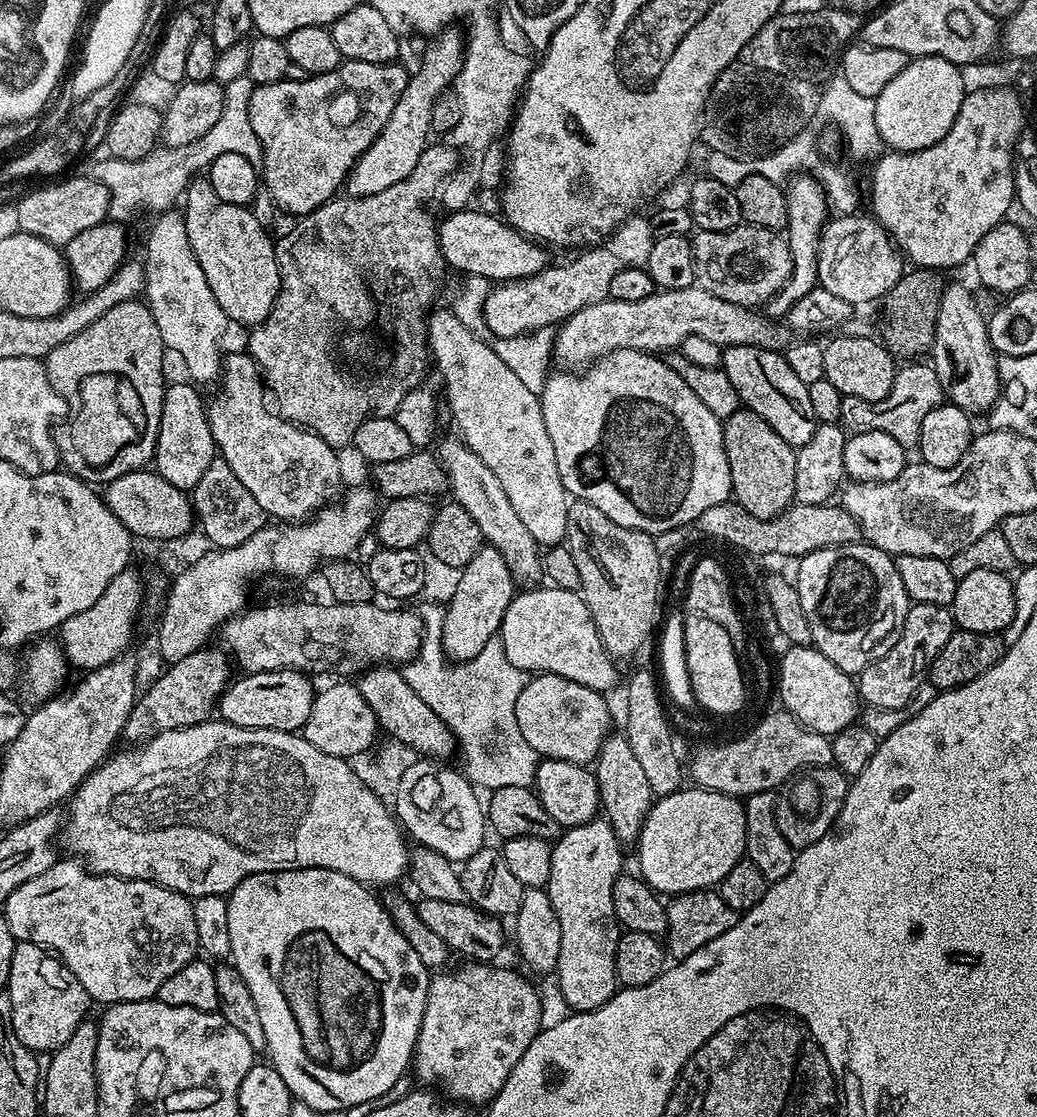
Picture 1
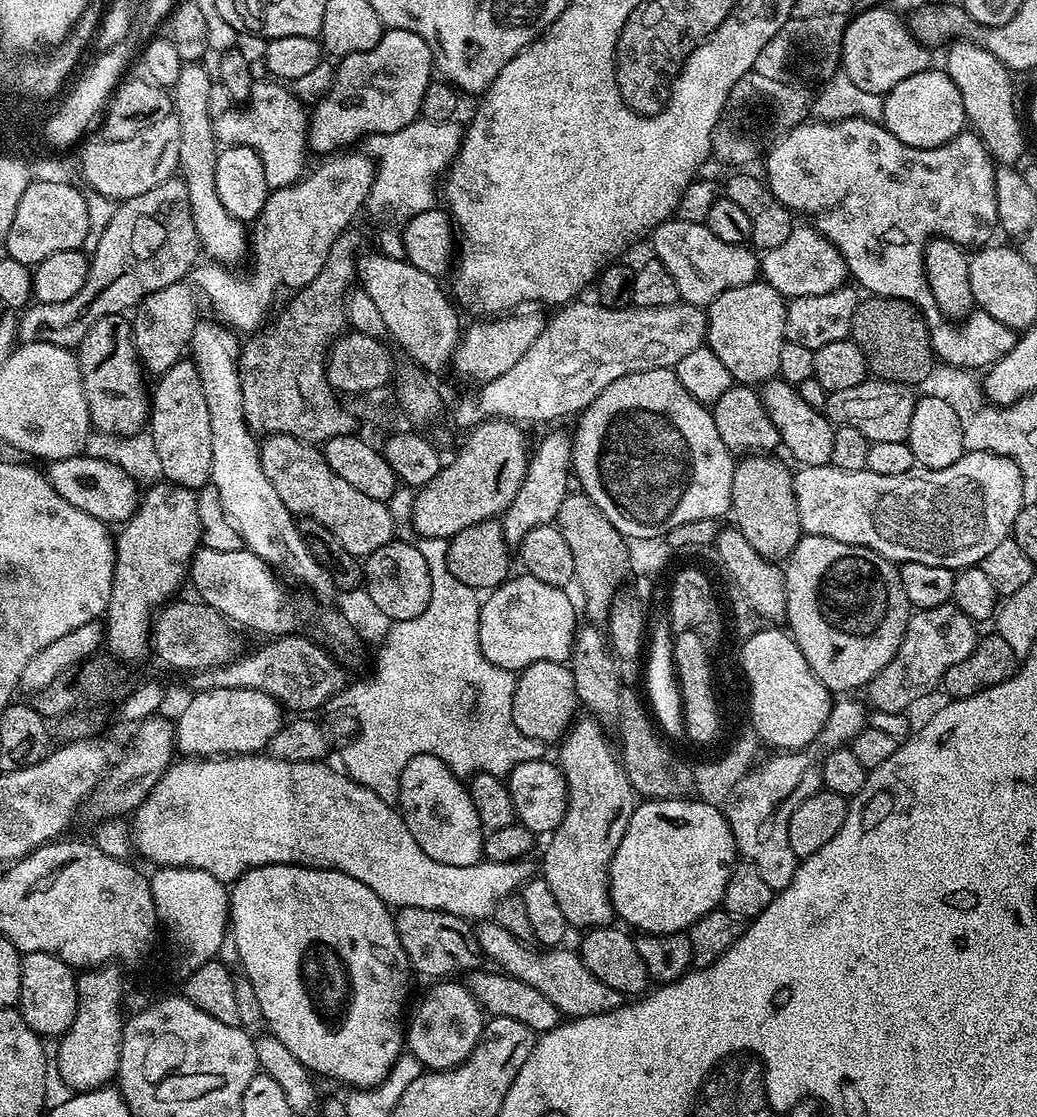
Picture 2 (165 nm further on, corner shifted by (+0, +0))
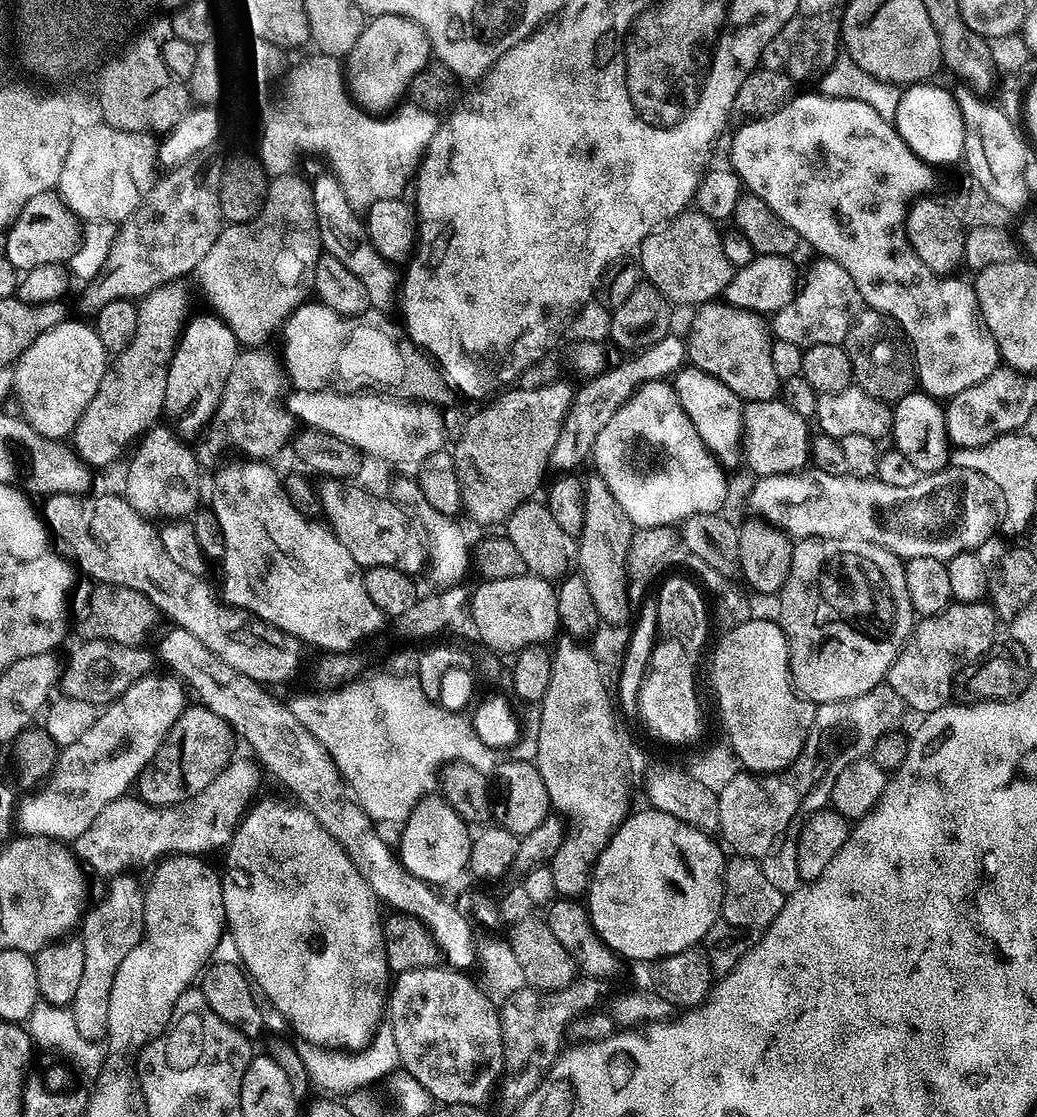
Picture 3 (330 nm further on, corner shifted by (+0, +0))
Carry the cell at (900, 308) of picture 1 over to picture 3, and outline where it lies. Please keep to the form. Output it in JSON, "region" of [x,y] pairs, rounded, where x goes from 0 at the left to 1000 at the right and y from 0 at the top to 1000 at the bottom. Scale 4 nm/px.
{"region":[[[830,278],[825,282],[825,287],[820,292],[818,302],[814,304],[813,310],[820,321],[824,346],[835,349],[835,353],[853,360],[863,360],[874,356],[874,353],[884,350],[883,323],[879,321],[878,311],[872,296],[868,294],[868,289],[861,283],[856,283],[853,279]]]}

